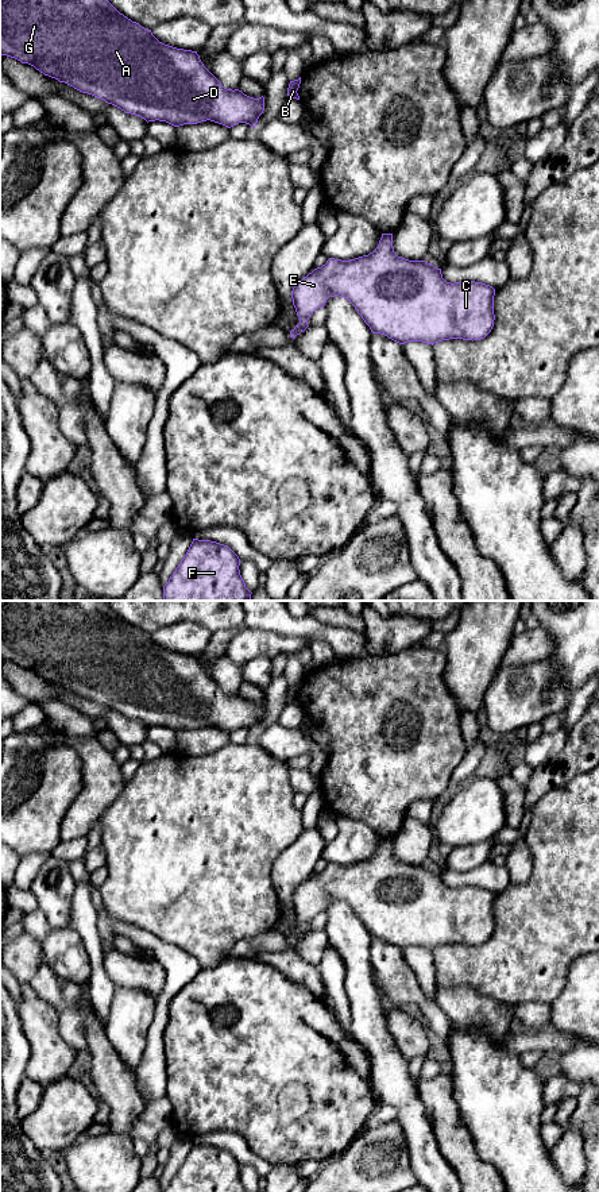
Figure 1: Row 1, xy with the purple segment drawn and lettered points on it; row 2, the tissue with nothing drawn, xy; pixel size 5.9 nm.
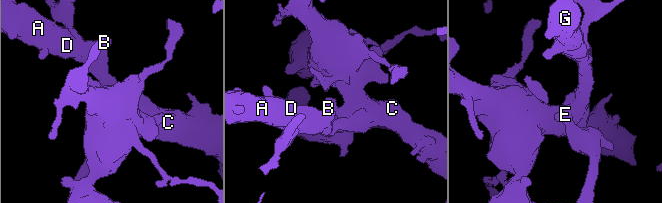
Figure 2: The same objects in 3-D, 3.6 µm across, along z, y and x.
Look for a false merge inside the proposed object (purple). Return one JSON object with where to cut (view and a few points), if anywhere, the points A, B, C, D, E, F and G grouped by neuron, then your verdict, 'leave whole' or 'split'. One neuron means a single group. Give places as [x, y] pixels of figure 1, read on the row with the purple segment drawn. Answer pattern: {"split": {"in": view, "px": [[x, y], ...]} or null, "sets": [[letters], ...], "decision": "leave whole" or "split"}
{"split": null, "sets": [["A", "B", "C", "D", "E", "F", "G"]], "decision": "leave whole"}

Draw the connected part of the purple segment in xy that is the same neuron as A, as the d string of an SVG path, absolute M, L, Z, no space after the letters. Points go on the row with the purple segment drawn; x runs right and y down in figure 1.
M0 0L0 54L28 63L74 89L112 104L125 113L174 127L215 121L228 128L246 123L252 128L264 111L264 97L254 99L227 89L204 66L197 51L159 42L151 30L120 13L108 0Z

